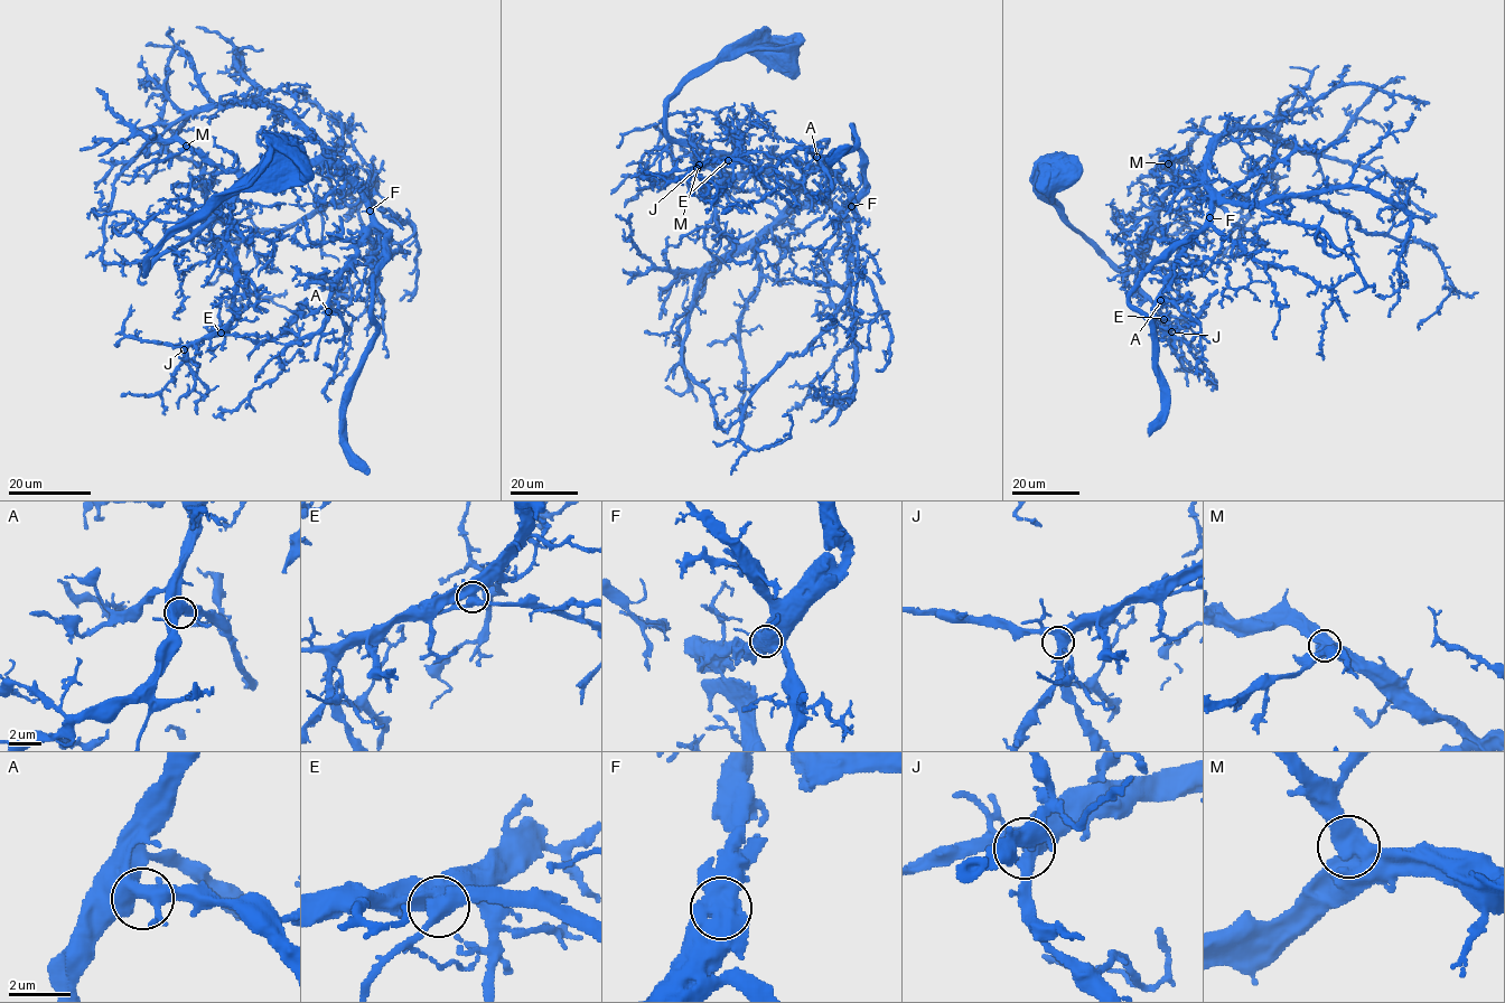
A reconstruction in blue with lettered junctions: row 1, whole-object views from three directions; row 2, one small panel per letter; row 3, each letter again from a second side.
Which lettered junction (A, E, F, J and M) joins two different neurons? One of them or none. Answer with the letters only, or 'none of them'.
none of them

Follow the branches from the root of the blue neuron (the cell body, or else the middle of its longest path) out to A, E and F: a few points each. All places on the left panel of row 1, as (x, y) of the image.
A: (289, 159), (217, 194), (147, 274), (254, 179), (334, 163), (372, 228), (328, 311)
E: (289, 159), (263, 161), (149, 258), (147, 274), (232, 205), (234, 315), (221, 333)
F: (289, 159), (263, 161), (217, 194), (150, 255), (147, 274), (252, 180), (279, 169), (334, 163), (370, 211)

